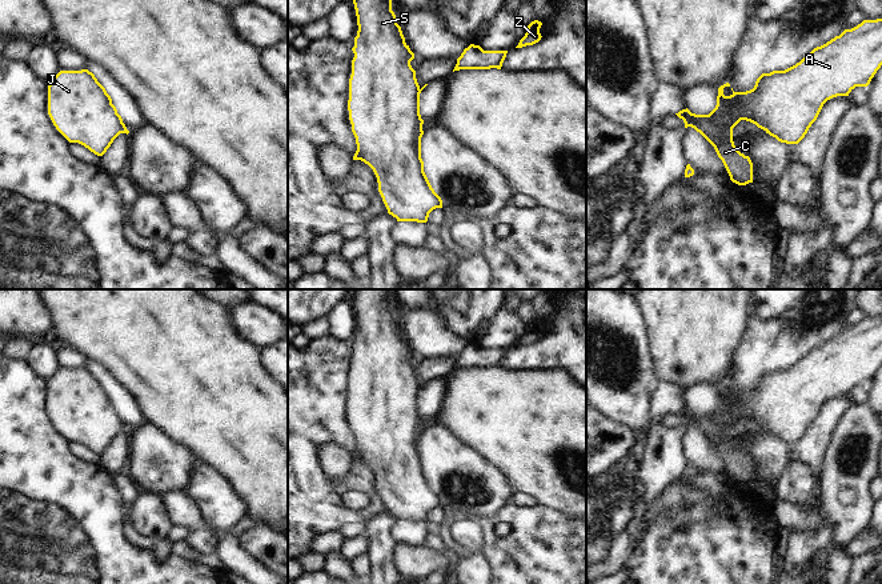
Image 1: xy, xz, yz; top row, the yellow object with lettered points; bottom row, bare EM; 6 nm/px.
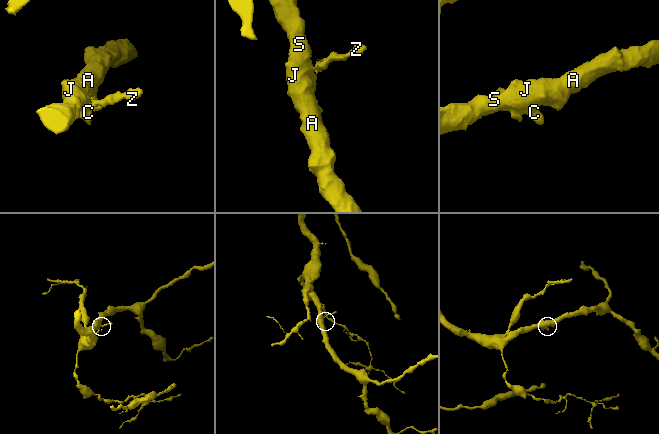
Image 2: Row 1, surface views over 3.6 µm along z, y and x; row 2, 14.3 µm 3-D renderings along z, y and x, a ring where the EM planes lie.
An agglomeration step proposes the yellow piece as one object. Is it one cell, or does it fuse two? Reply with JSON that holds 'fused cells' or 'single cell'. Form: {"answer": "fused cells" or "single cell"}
{"answer": "fused cells"}

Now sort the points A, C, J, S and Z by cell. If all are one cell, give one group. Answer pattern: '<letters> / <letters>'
A C J S / Z

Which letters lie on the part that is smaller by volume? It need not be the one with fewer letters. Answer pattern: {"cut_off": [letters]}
{"cut_off": ["Z"]}

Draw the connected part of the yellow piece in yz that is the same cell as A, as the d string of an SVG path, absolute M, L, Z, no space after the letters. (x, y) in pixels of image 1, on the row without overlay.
M882 317L863 319L851 328L845 328L826 343L814 347L806 356L795 364L785 369L773 369L762 372L753 388L746 391L734 391L730 395L723 393L723 387L730 385L729 381L718 387L717 404L706 415L695 416L687 408L675 412L683 419L685 427L691 425L699 431L715 448L722 459L730 479L738 484L753 481L753 461L749 455L738 449L733 440L733 427L746 419L763 428L781 441L798 443L807 432L811 423L817 419L823 403L837 395L849 395L855 385L867 385L882 364Z

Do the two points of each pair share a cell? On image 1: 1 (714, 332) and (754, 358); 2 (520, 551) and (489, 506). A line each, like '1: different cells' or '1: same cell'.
1: different cells
2: different cells

